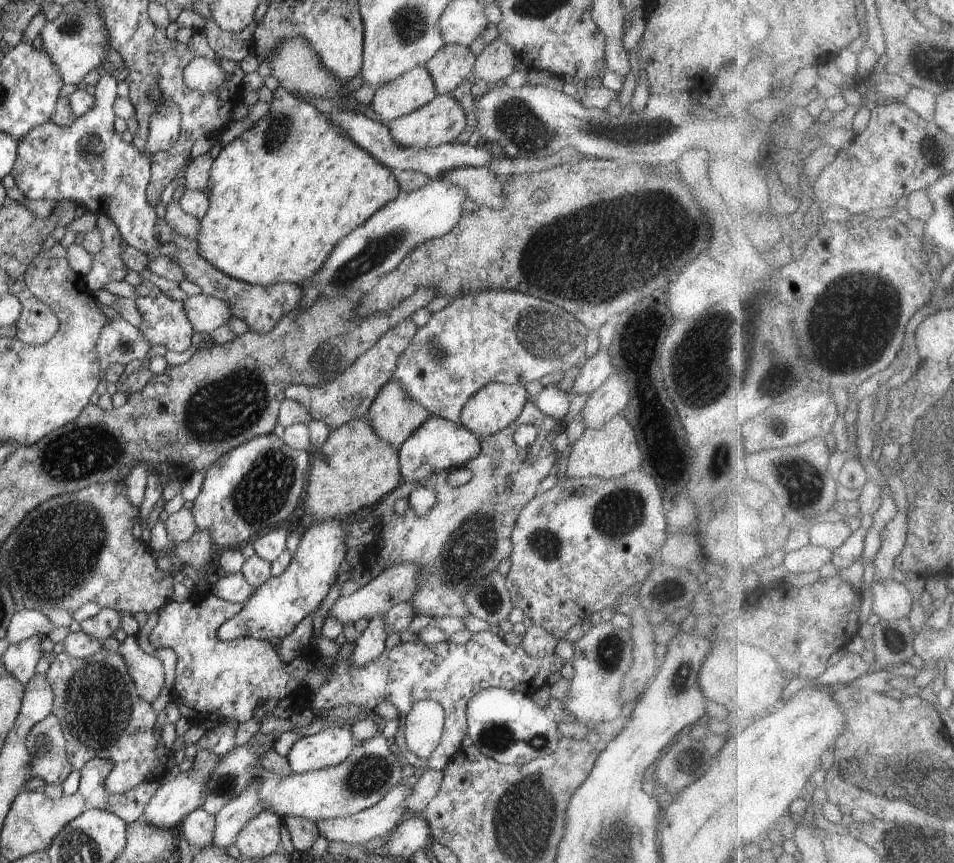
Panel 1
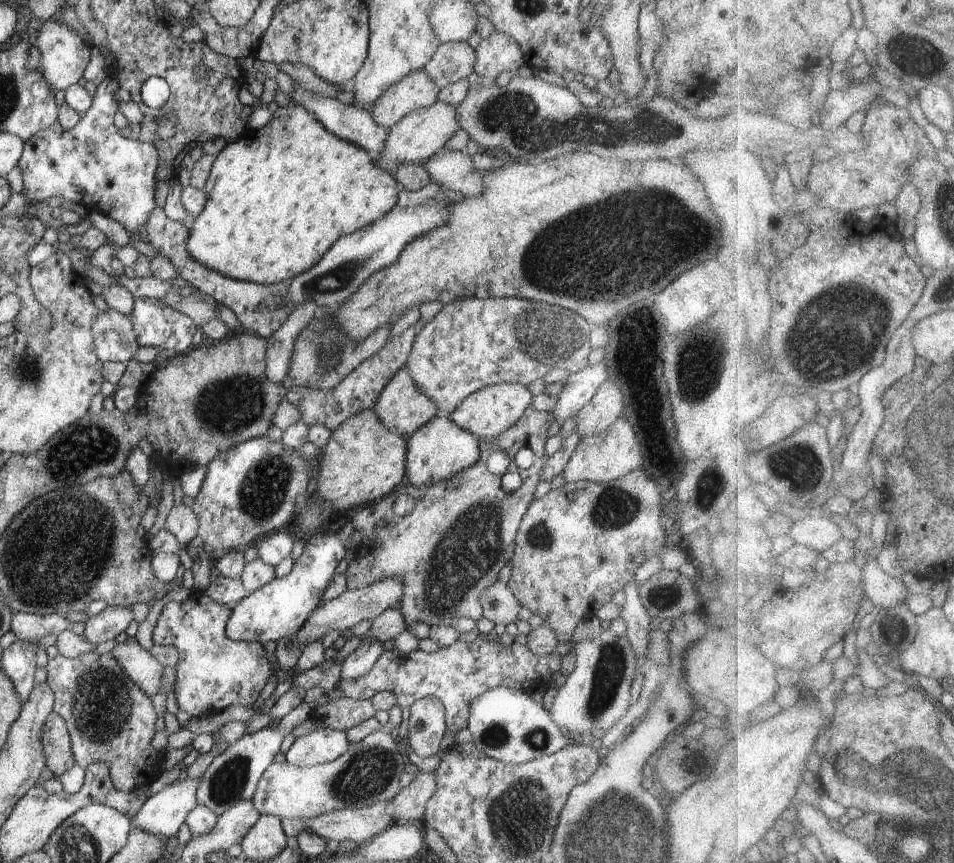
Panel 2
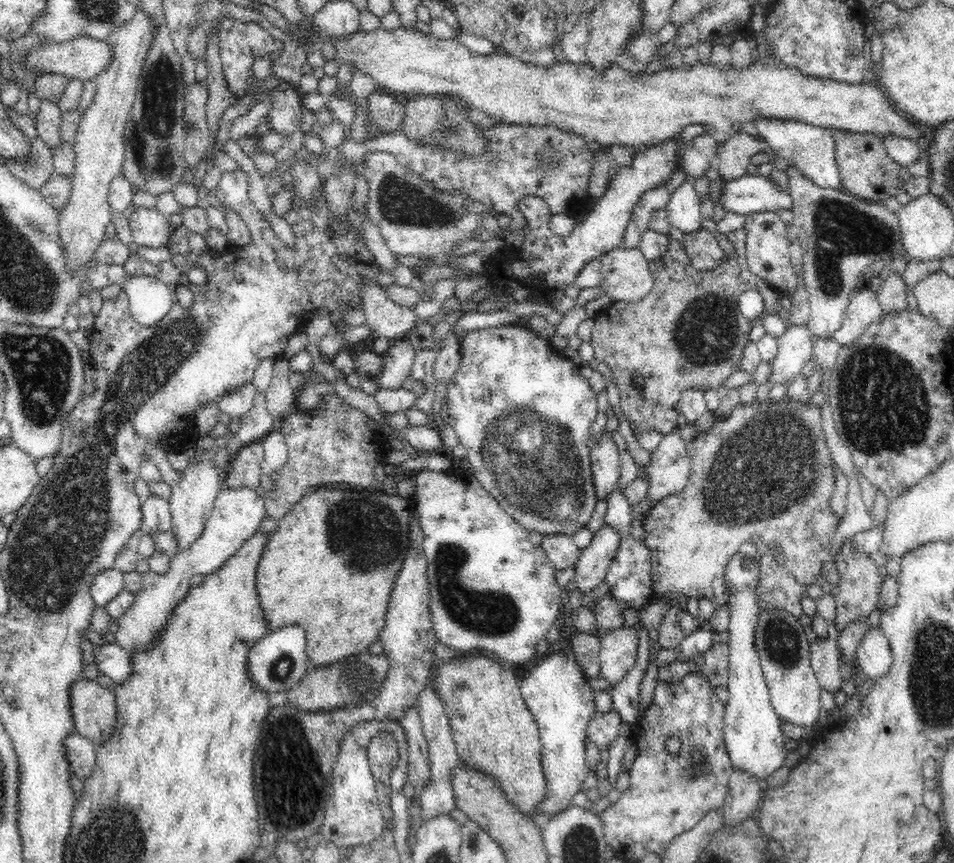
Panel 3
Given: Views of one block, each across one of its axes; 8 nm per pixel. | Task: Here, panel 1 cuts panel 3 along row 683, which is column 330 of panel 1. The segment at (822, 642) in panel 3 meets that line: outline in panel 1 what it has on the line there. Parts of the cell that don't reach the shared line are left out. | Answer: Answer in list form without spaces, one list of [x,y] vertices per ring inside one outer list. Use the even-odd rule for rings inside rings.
[[[396,784],[394,788],[388,791],[388,794],[378,804],[354,814],[354,816],[347,816],[344,818],[333,818],[328,820],[319,820],[317,828],[319,834],[324,836],[328,841],[340,841],[343,843],[355,844],[356,846],[365,845],[372,838],[382,838],[388,832],[393,832],[396,826],[408,818],[409,813],[406,809],[406,798],[412,794],[412,788],[408,784]]]

